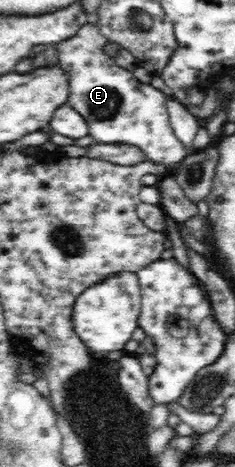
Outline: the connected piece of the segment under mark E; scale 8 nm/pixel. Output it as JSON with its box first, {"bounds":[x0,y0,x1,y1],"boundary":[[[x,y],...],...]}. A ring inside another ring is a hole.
{"bounds":[57,22,188,169],"boundary":[[[86,22],[74,36],[57,46],[59,65],[66,74],[69,104],[88,124],[88,134],[100,144],[134,146],[152,163],[174,169],[188,151],[174,136],[168,120],[166,95],[150,83],[140,83],[133,73],[118,67],[104,52],[108,44],[97,24]]]}

